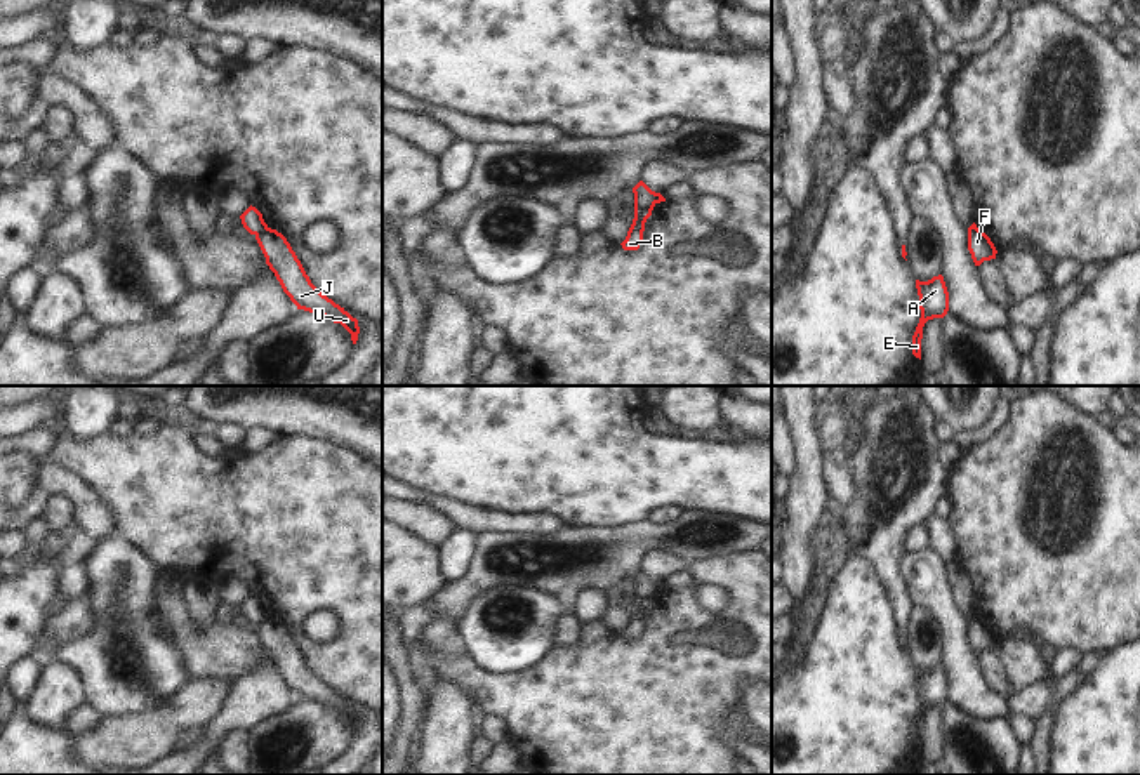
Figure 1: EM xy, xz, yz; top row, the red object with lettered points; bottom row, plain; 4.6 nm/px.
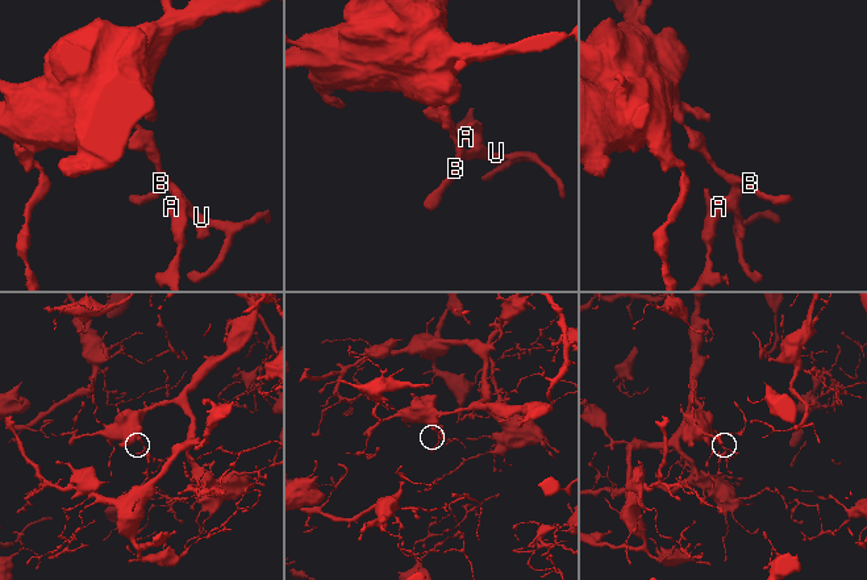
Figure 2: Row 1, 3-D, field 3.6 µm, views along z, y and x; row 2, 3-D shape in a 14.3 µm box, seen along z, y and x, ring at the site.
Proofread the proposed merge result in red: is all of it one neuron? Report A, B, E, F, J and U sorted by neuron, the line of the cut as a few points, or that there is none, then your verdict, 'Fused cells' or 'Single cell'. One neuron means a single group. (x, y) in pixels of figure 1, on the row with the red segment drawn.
Groups: A E F J U / B. Split along xy (268, 228), (256, 235). Fused cells

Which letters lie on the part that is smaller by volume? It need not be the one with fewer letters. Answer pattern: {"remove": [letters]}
{"remove": ["A", "E", "F", "J", "U"]}

